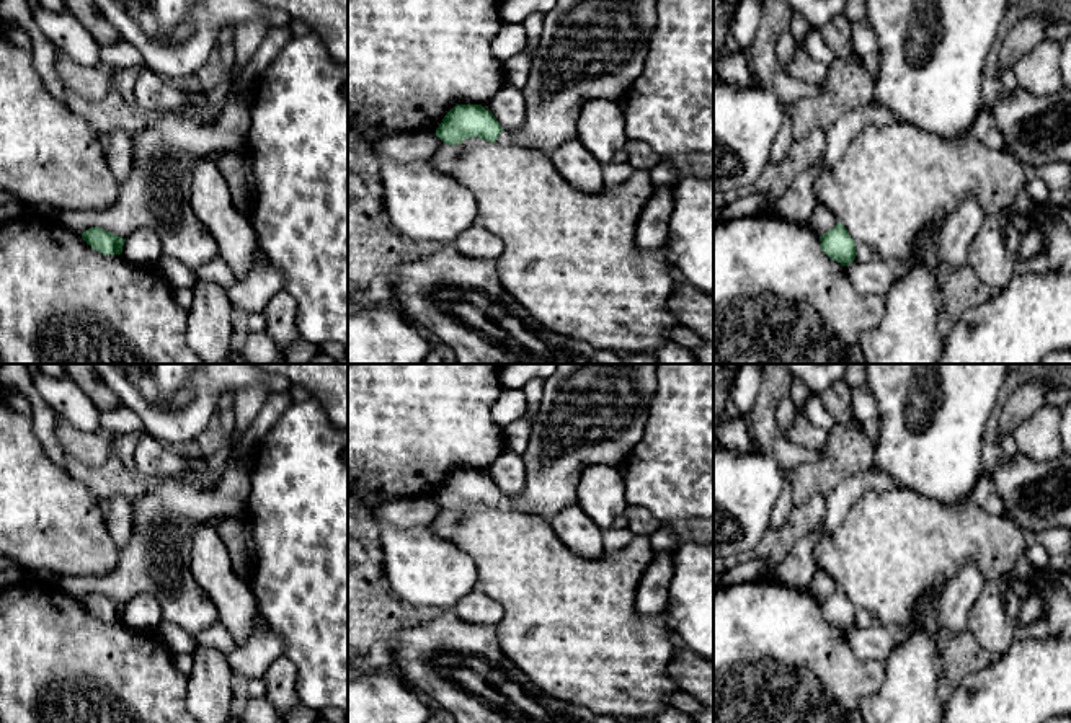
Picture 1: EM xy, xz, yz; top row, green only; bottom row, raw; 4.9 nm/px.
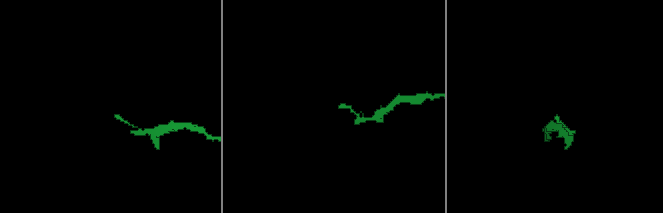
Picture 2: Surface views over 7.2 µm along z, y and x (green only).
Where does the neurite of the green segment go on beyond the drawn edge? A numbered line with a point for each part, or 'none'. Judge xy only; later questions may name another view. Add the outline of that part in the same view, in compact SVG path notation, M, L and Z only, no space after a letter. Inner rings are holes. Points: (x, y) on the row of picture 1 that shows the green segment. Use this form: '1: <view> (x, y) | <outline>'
none

